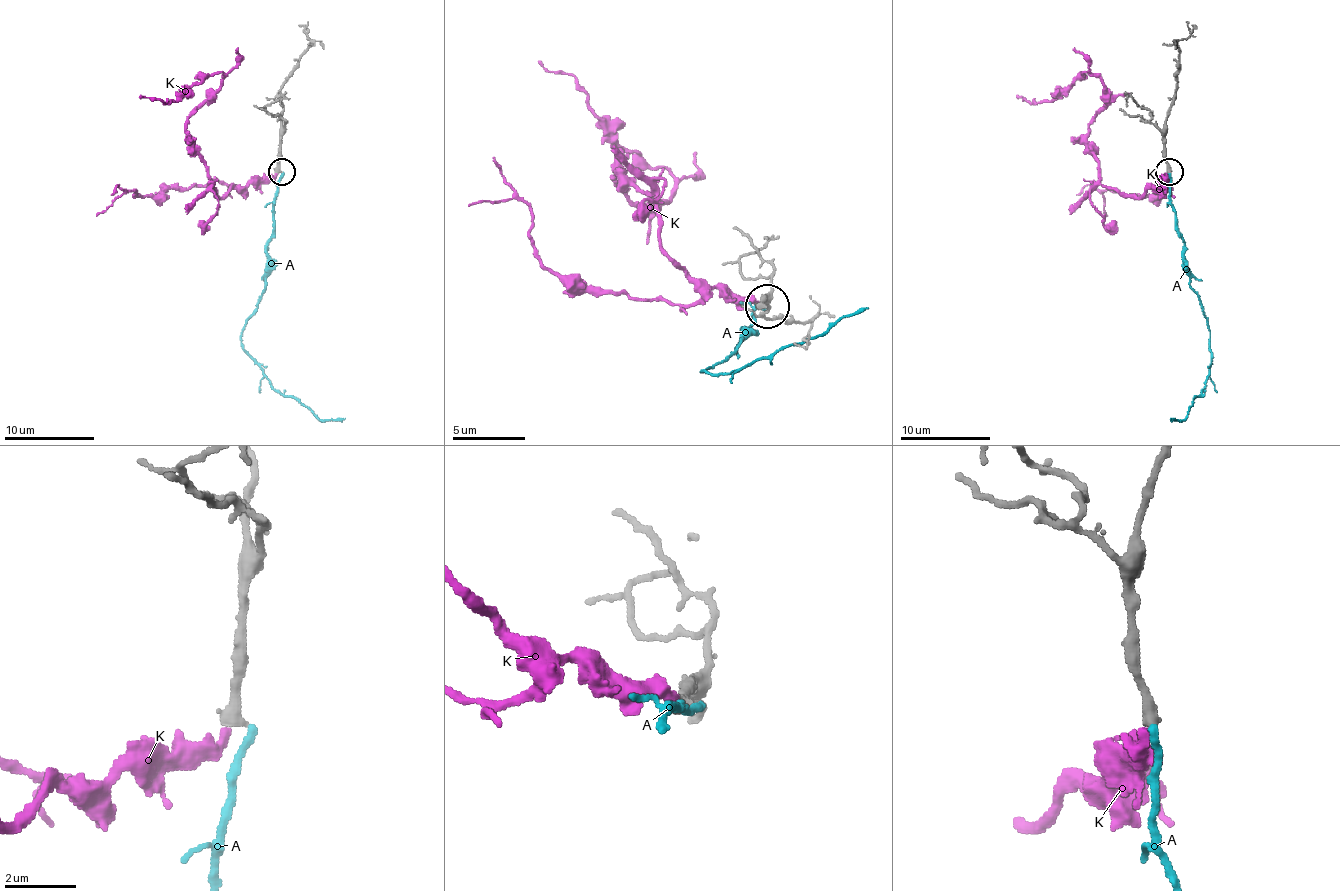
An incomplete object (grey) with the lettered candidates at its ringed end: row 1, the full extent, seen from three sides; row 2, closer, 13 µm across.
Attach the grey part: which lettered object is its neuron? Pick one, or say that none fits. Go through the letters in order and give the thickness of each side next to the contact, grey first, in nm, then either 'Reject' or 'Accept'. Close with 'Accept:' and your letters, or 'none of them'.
A: Thickness 400 nm (grey) against 200 nm. Reject
K: Thickness 400 nm (grey) against 320 nm. Reject
Accept: none of them

